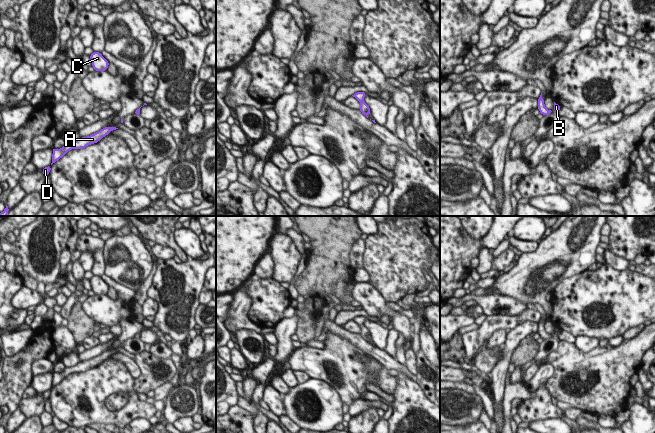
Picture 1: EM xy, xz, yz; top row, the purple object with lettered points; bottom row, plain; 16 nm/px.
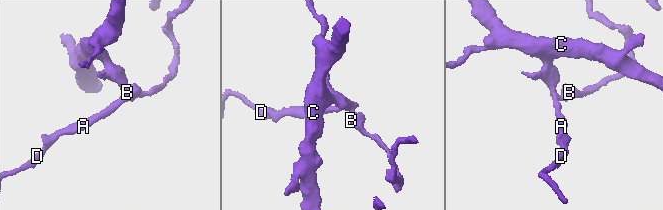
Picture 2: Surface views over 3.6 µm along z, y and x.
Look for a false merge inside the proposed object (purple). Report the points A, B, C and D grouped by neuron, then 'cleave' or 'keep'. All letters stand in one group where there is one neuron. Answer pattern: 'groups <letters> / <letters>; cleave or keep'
groups A B C D; keep

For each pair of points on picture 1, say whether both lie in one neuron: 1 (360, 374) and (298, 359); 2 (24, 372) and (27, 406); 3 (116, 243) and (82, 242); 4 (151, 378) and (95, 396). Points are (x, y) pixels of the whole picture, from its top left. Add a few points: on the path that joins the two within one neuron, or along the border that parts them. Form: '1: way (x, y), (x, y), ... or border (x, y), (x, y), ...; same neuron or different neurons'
1: way (345, 369), (340, 364), (328, 359), (313, 359); same neuron
2: border (23, 399), (19, 408); different neurons
3: border (105, 241), (103, 256); different neurons
4: border (133, 384), (133, 390), (136, 394); different neurons

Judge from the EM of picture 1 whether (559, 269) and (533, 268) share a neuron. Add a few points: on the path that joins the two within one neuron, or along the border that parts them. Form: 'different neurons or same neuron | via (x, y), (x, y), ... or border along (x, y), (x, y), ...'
same neuron | via (553, 268), (539, 268)

